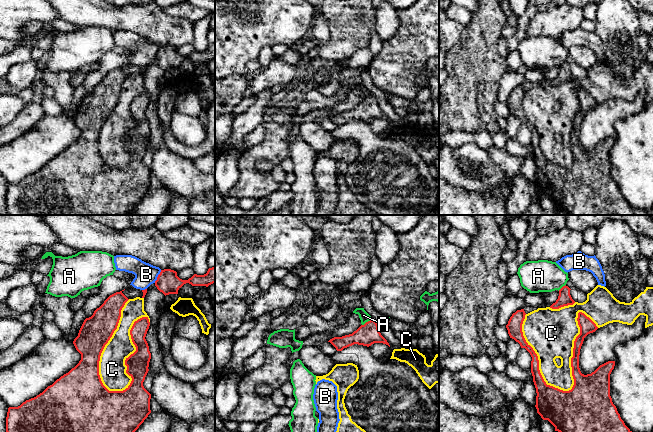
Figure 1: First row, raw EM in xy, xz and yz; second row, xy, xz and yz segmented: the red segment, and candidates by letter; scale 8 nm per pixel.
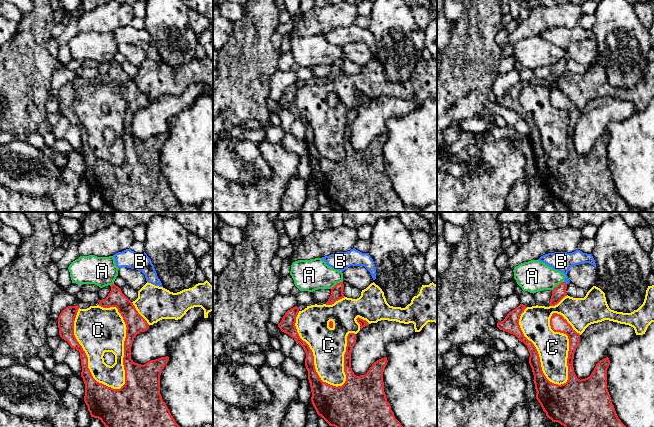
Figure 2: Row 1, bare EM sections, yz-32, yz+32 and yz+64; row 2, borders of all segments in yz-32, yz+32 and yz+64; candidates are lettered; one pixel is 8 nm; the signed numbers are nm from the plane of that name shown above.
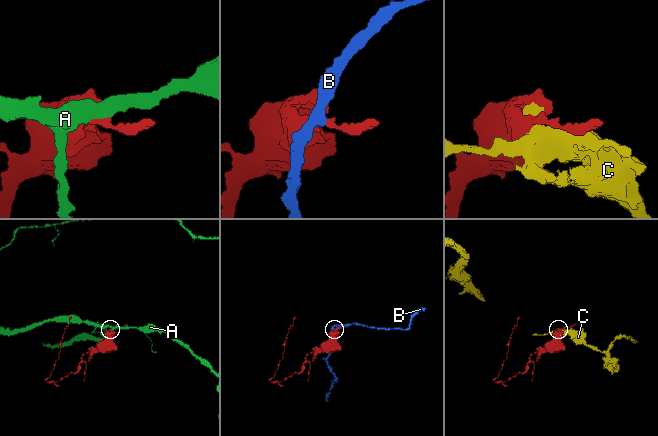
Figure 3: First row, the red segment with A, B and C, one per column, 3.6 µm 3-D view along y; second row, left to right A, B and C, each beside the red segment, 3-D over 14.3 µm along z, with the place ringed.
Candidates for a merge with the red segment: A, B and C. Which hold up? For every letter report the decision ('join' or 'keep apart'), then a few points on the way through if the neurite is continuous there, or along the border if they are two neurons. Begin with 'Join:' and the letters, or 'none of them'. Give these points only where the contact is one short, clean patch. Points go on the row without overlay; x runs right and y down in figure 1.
Join: none of them
A: keep apart
B: keep apart; border xy (161, 46), (154, 58)
C: keep apart

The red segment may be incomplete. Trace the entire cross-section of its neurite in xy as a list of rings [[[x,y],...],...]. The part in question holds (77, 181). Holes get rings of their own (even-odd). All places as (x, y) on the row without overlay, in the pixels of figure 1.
[[[122,67],[110,71],[91,93],[84,96],[73,117],[81,130],[79,139],[36,173],[18,183],[8,184],[8,215],[131,215],[151,189],[151,170],[143,162],[151,135],[145,115],[150,102],[148,93],[135,97],[130,106],[136,123],[136,127],[125,136],[126,149],[132,154],[130,161],[123,167],[109,167],[99,151],[101,129],[117,105],[121,86],[128,76]]]

